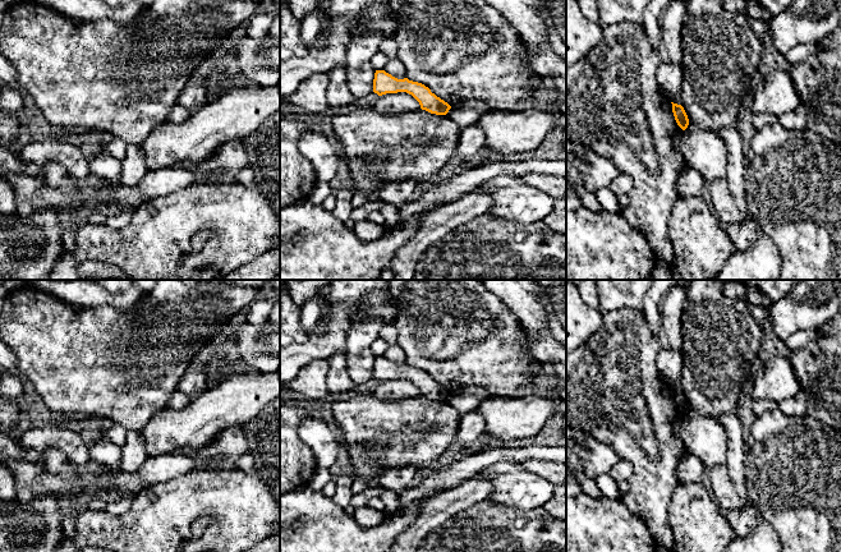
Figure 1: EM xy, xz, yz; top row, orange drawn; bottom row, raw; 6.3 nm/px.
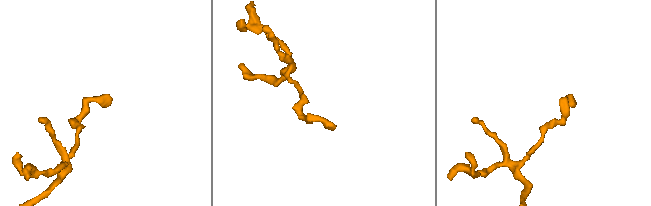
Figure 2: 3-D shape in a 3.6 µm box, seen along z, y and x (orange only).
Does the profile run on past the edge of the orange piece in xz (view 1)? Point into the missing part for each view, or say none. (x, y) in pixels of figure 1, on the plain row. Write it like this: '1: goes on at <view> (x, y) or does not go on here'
1: does not go on here

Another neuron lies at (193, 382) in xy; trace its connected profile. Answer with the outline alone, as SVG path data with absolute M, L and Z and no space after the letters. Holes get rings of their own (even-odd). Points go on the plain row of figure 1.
M197 364L183 374L178 390L185 396L198 396L206 390L206 374Z

